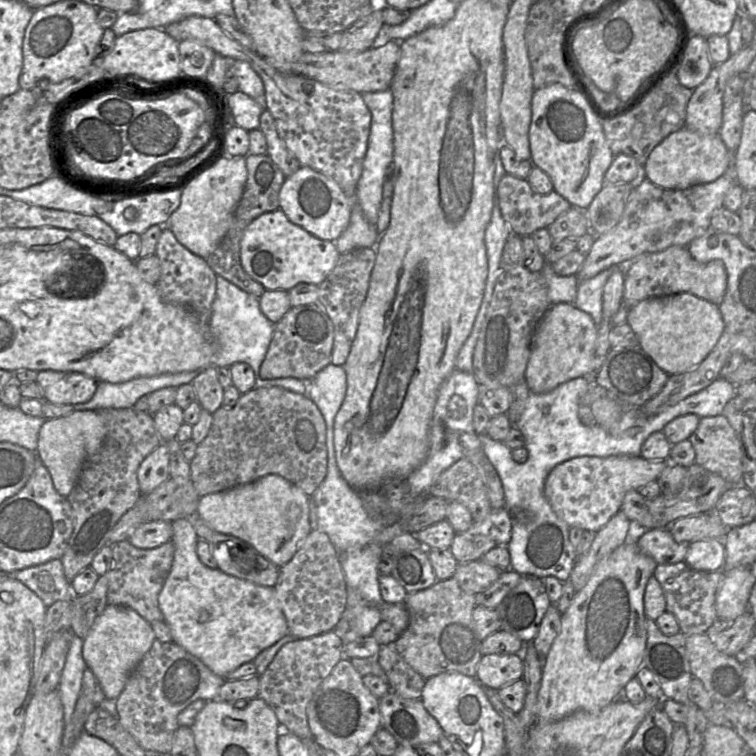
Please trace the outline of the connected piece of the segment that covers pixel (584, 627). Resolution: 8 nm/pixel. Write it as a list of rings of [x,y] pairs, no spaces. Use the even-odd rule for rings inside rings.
[[[628,540],[618,546],[606,558],[600,561],[586,585],[575,593],[568,609],[561,614],[560,631],[552,643],[548,654],[543,659],[540,687],[535,706],[535,722],[553,722],[577,711],[598,712],[623,694],[626,684],[643,666],[647,642],[646,616],[644,613],[644,591],[648,580],[654,574],[657,563],[650,556],[642,553],[634,540]]]

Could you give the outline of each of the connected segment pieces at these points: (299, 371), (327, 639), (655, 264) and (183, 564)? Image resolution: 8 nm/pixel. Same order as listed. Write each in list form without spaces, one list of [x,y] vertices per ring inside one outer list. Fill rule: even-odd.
[[[318,303],[291,307],[274,325],[273,336],[260,366],[263,379],[295,378],[308,381],[331,363],[334,326]]]
[[[332,631],[312,638],[296,639],[285,644],[259,676],[258,697],[273,709],[282,729],[287,729],[300,739],[314,738],[309,727],[307,707],[335,665],[346,658],[343,647],[342,639]]]
[[[671,246],[660,252],[644,253],[627,264],[624,270],[623,307],[625,308],[631,308],[648,298],[679,293],[691,293],[719,306],[727,288],[727,272],[722,261],[699,263],[684,246]]]
[[[191,518],[172,522],[174,558],[171,570],[158,596],[164,621],[171,629],[173,642],[201,660],[213,673],[225,677],[241,665],[253,662],[265,649],[288,634],[285,617],[275,596],[274,587],[260,586],[205,566],[197,555],[199,540]]]

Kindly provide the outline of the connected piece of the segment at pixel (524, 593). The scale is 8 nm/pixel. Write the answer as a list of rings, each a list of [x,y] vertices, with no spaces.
[[[523,575],[496,609],[500,630],[518,637],[523,643],[536,637],[542,618],[552,603],[542,579]]]

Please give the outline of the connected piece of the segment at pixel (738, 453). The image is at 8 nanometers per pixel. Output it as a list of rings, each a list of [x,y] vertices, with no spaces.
[[[724,415],[700,418],[695,432],[688,438],[695,450],[695,463],[721,476],[732,485],[742,485],[743,446],[736,432]]]

